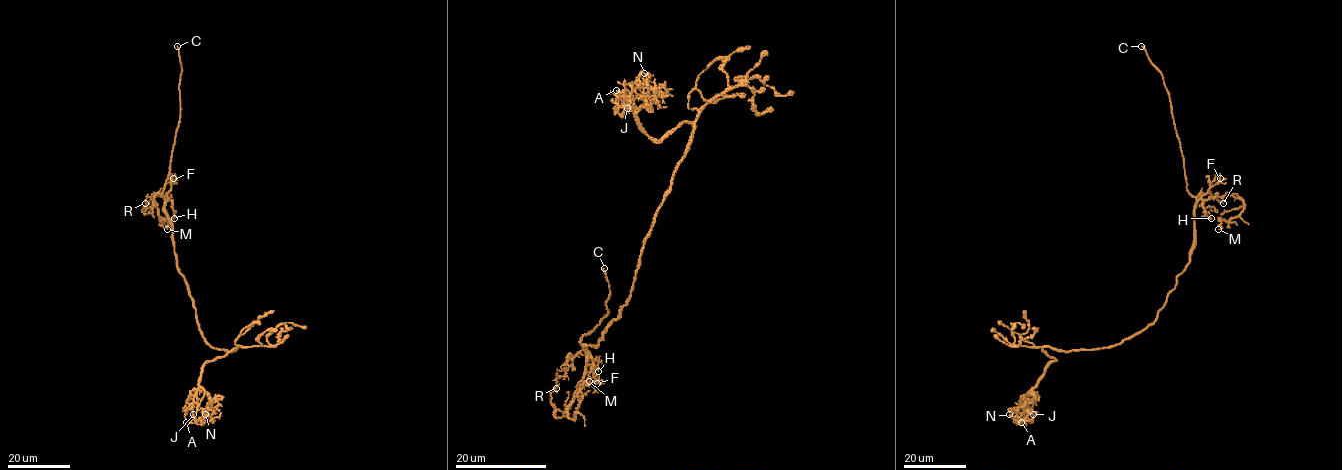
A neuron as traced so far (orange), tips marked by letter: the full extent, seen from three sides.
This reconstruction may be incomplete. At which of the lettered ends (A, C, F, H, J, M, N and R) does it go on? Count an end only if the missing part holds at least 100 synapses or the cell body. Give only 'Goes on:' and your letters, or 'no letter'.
Goes on: C

